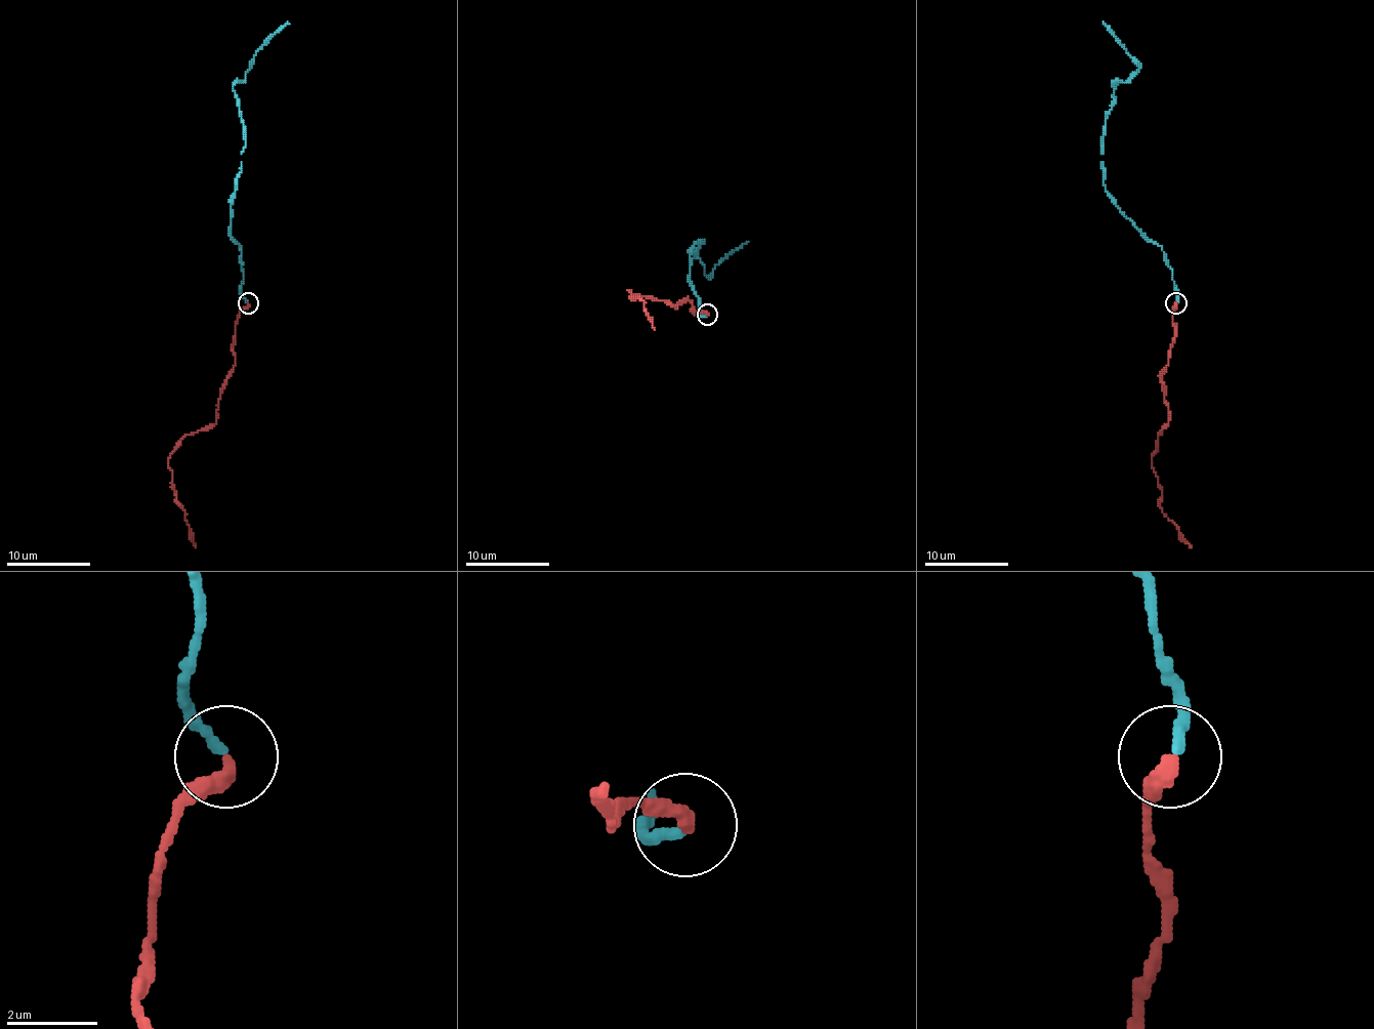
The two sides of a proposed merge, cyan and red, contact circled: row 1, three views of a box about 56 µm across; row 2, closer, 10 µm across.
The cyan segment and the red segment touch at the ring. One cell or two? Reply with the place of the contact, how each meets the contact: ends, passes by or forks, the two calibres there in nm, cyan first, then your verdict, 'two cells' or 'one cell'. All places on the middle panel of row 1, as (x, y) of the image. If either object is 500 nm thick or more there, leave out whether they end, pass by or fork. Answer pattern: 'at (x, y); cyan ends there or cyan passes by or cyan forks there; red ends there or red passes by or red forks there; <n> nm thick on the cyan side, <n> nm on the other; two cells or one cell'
at (707, 315); cyan ends there; red ends there; 240 nm thick on the cyan side, 380 nm on the other; one cell

